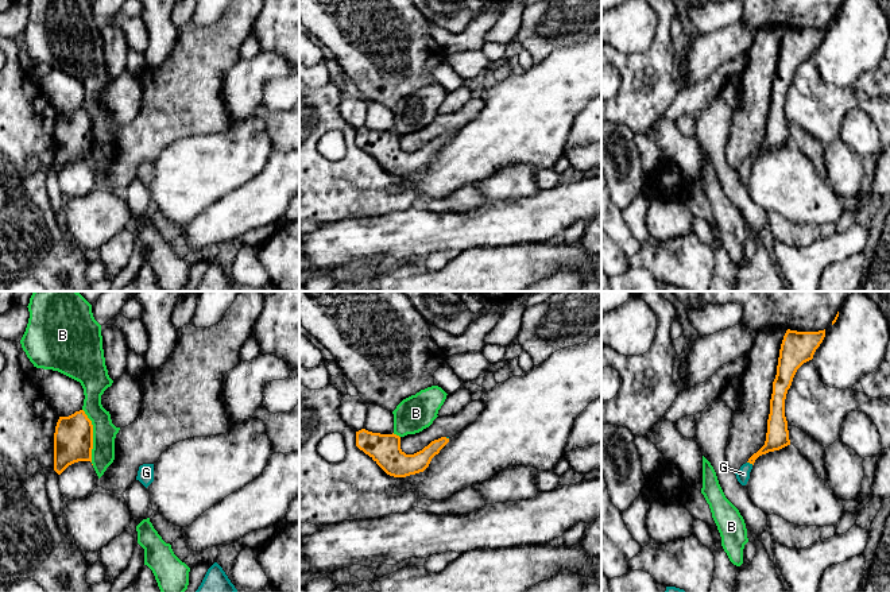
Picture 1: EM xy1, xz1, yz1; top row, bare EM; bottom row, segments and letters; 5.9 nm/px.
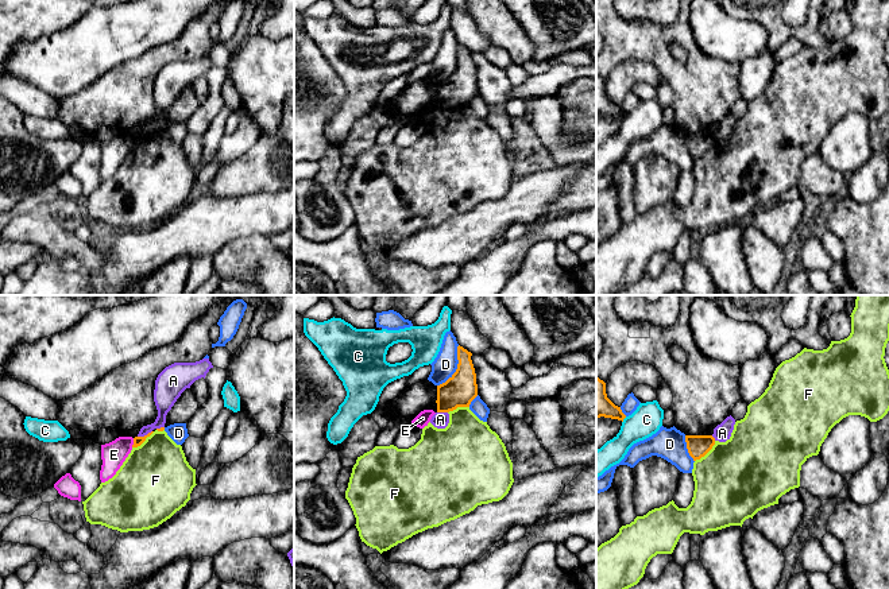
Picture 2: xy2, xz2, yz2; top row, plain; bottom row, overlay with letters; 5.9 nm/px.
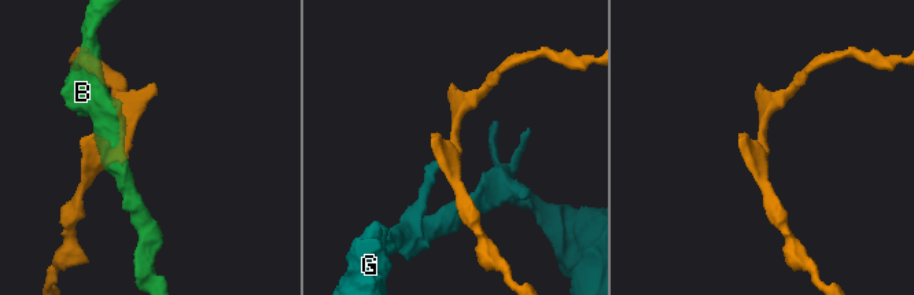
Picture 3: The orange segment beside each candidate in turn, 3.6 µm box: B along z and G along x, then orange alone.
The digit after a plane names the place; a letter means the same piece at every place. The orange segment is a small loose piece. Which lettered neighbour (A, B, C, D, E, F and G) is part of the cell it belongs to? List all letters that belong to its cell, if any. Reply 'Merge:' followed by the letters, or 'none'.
Merge: G

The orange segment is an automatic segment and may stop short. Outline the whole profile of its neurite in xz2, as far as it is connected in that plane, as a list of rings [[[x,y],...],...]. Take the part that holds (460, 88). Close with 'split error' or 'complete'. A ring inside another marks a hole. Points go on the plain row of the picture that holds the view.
[[[457,44],[457,67],[442,82],[437,84],[437,111],[449,111],[457,105],[469,105],[478,94],[476,71],[471,58],[472,51]]]; complete

